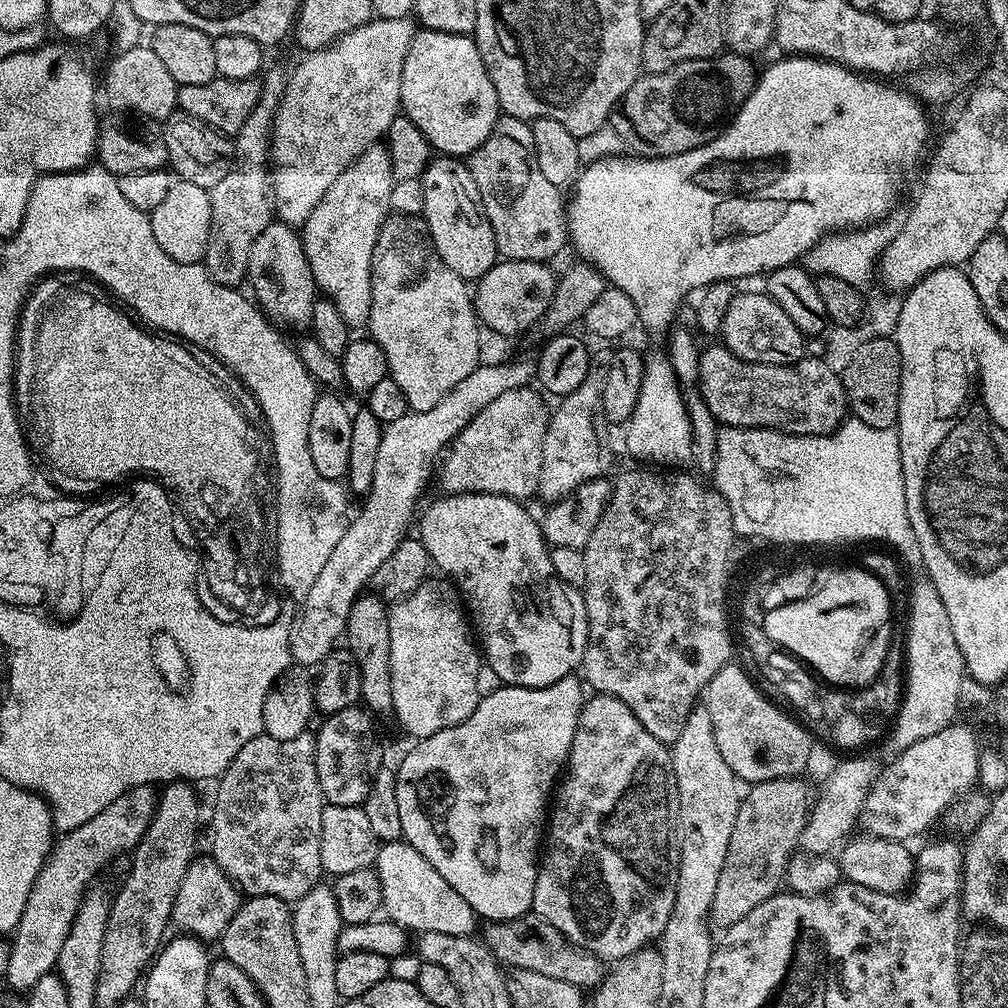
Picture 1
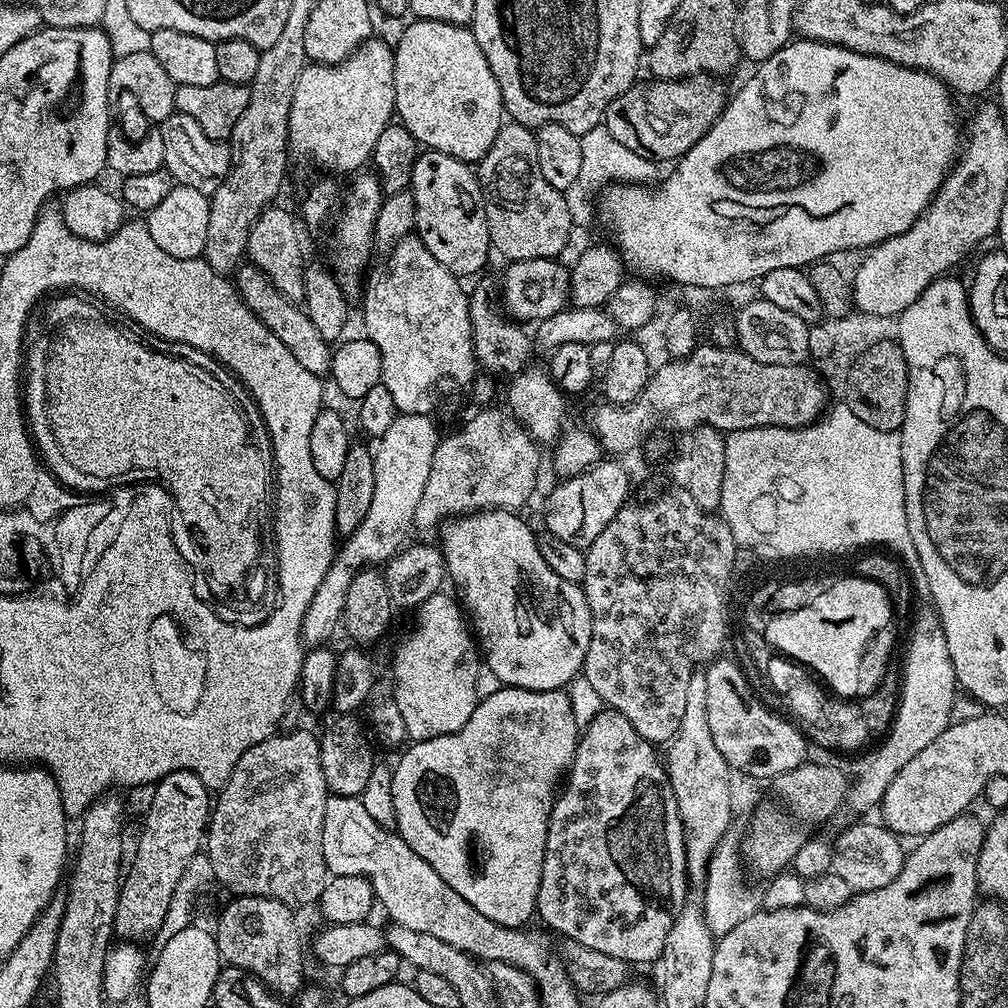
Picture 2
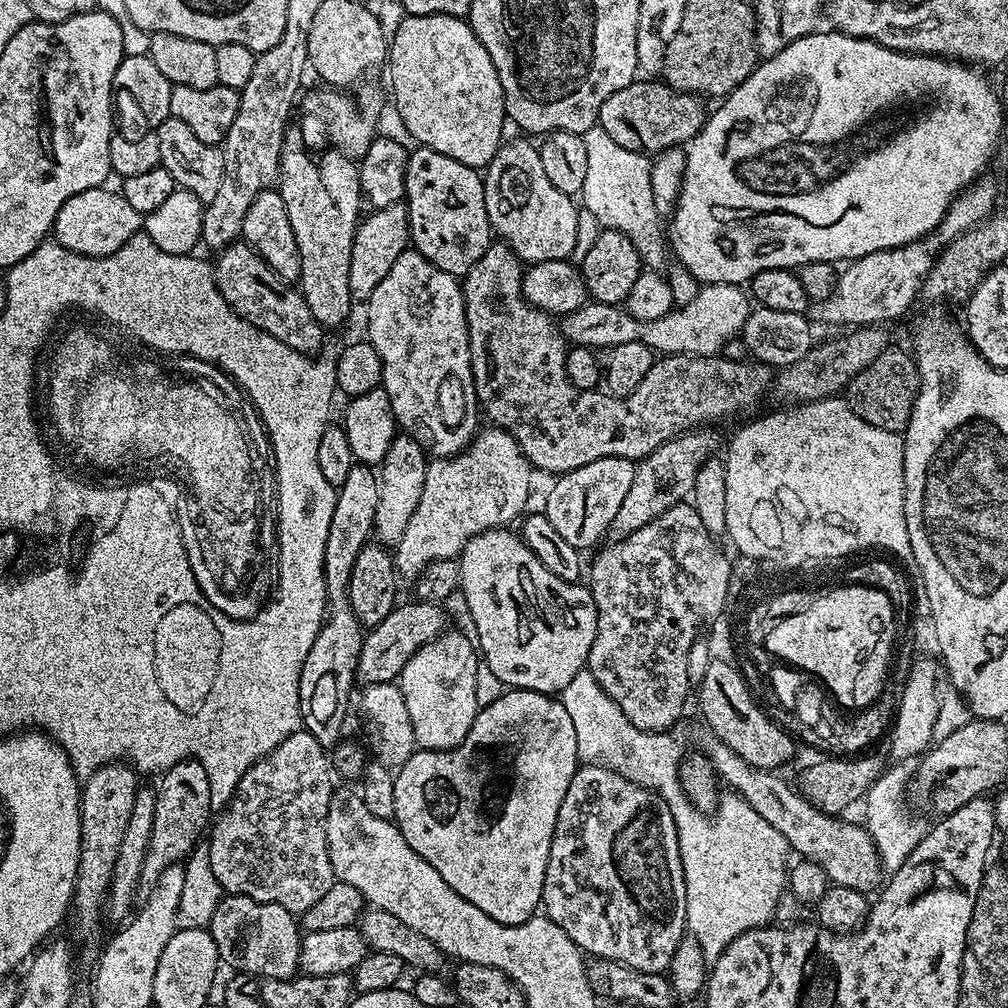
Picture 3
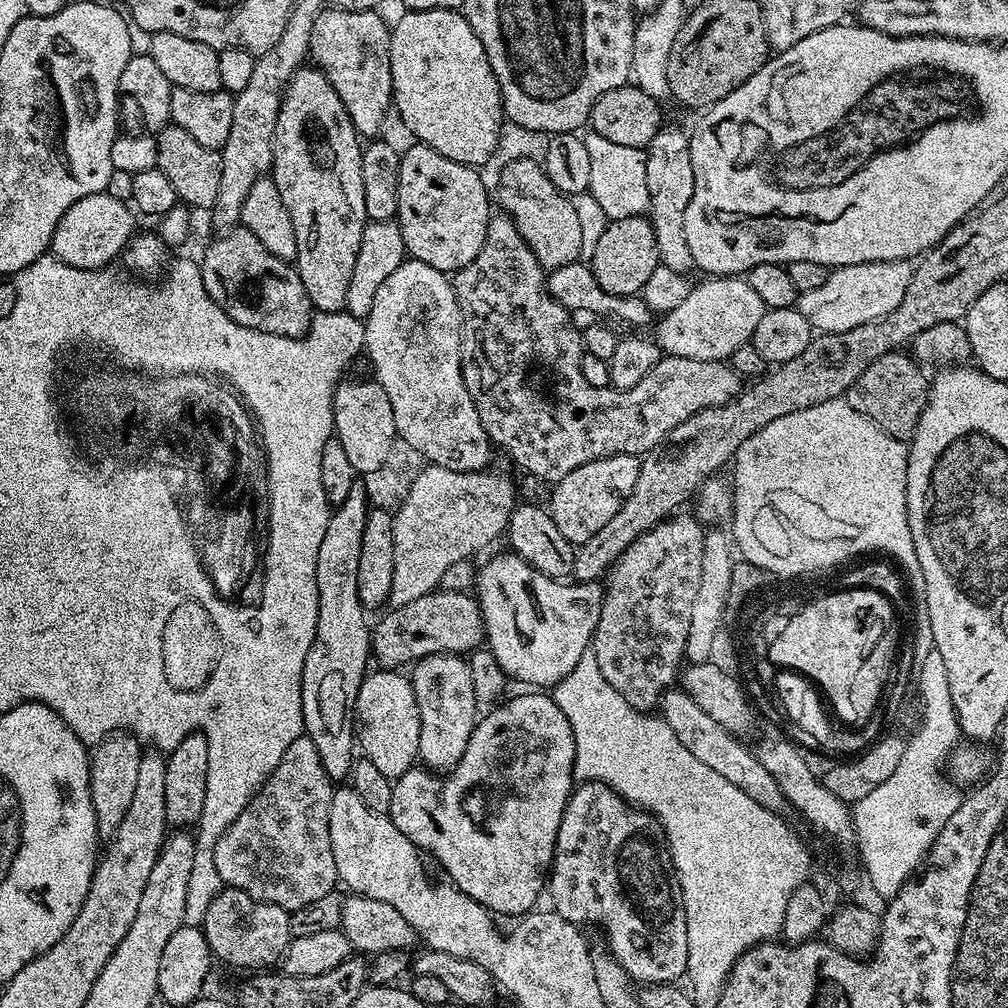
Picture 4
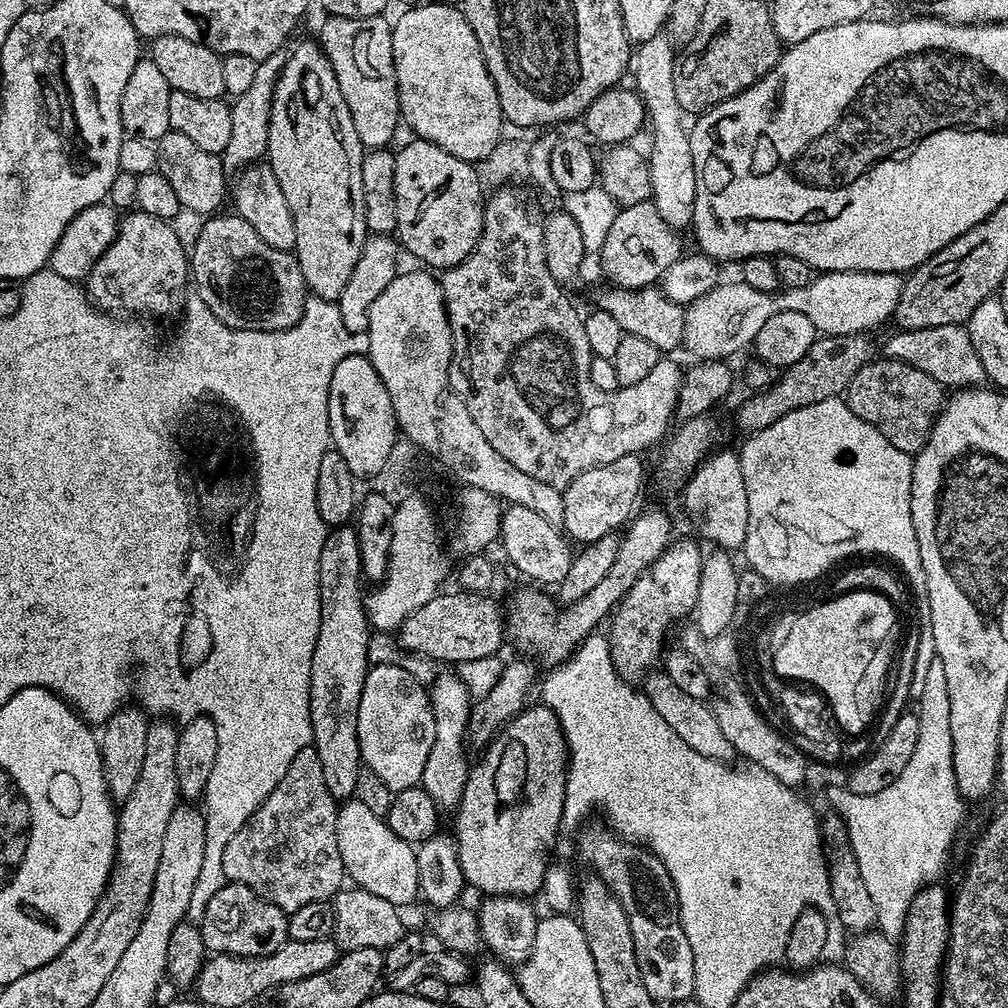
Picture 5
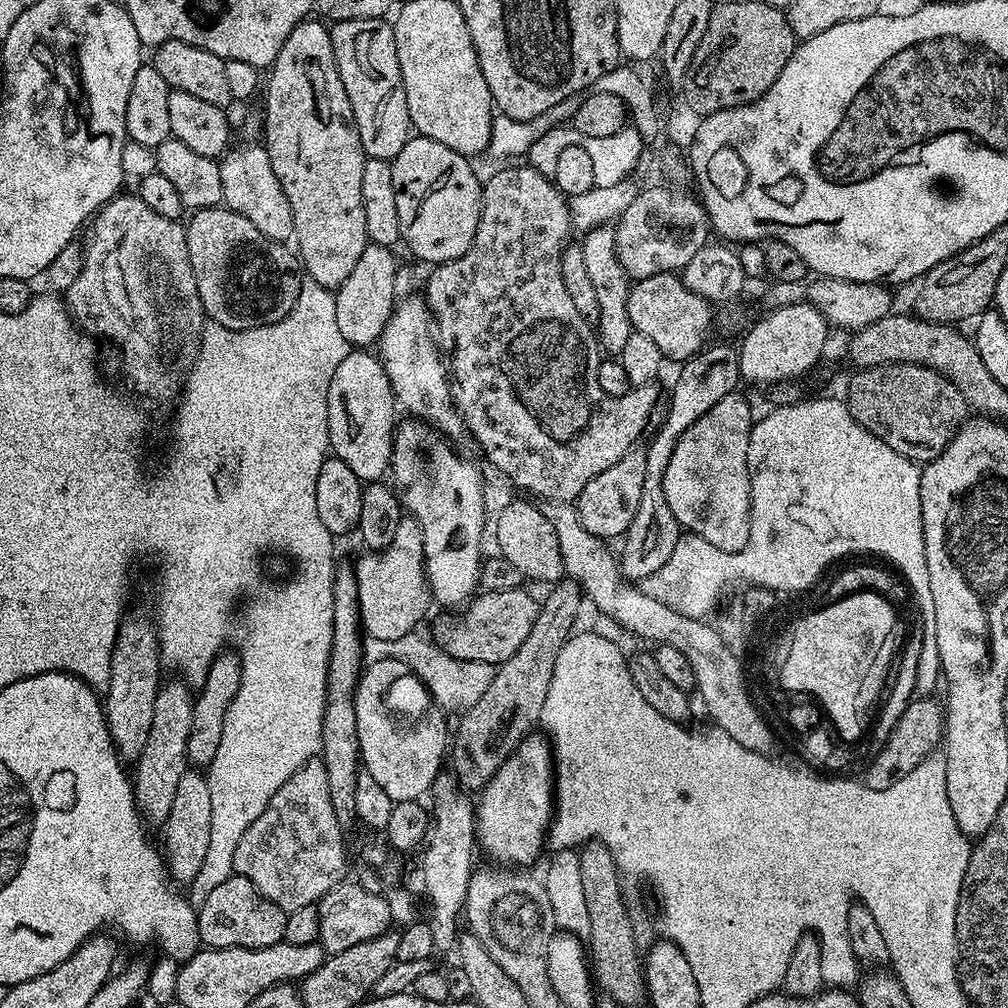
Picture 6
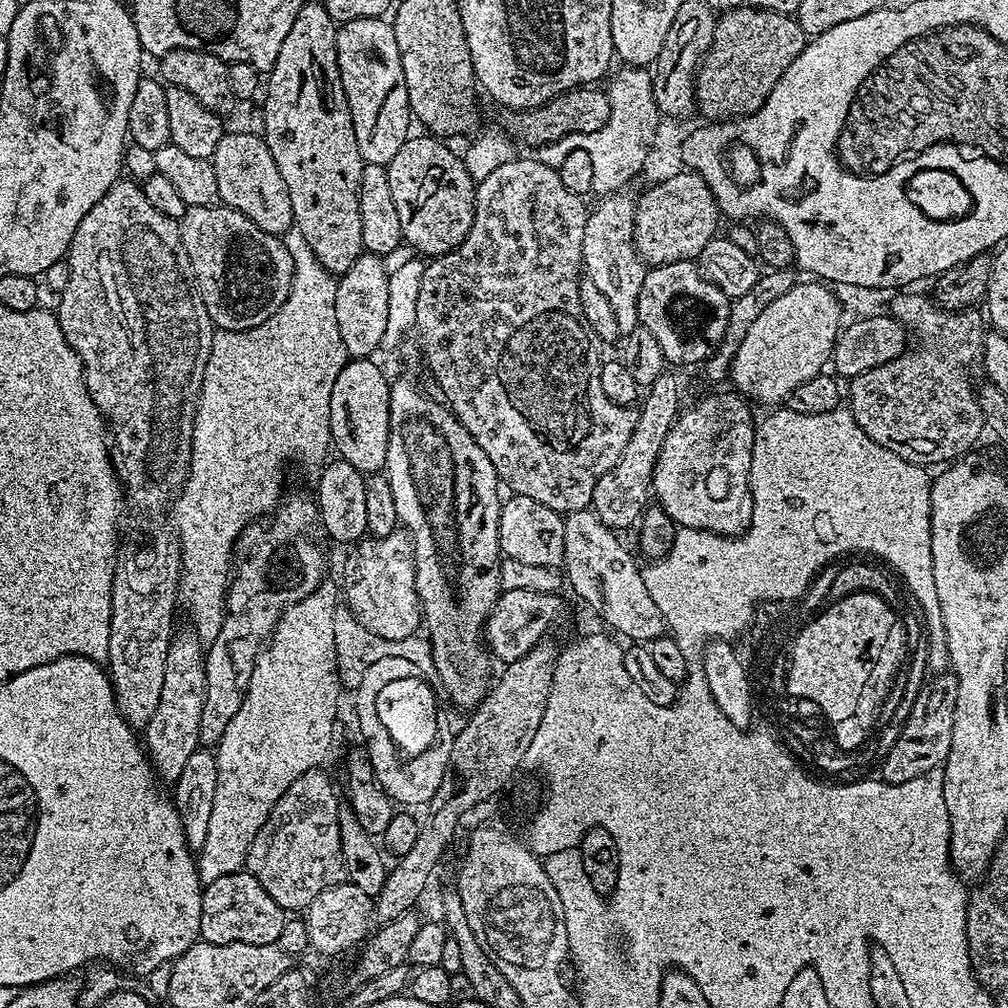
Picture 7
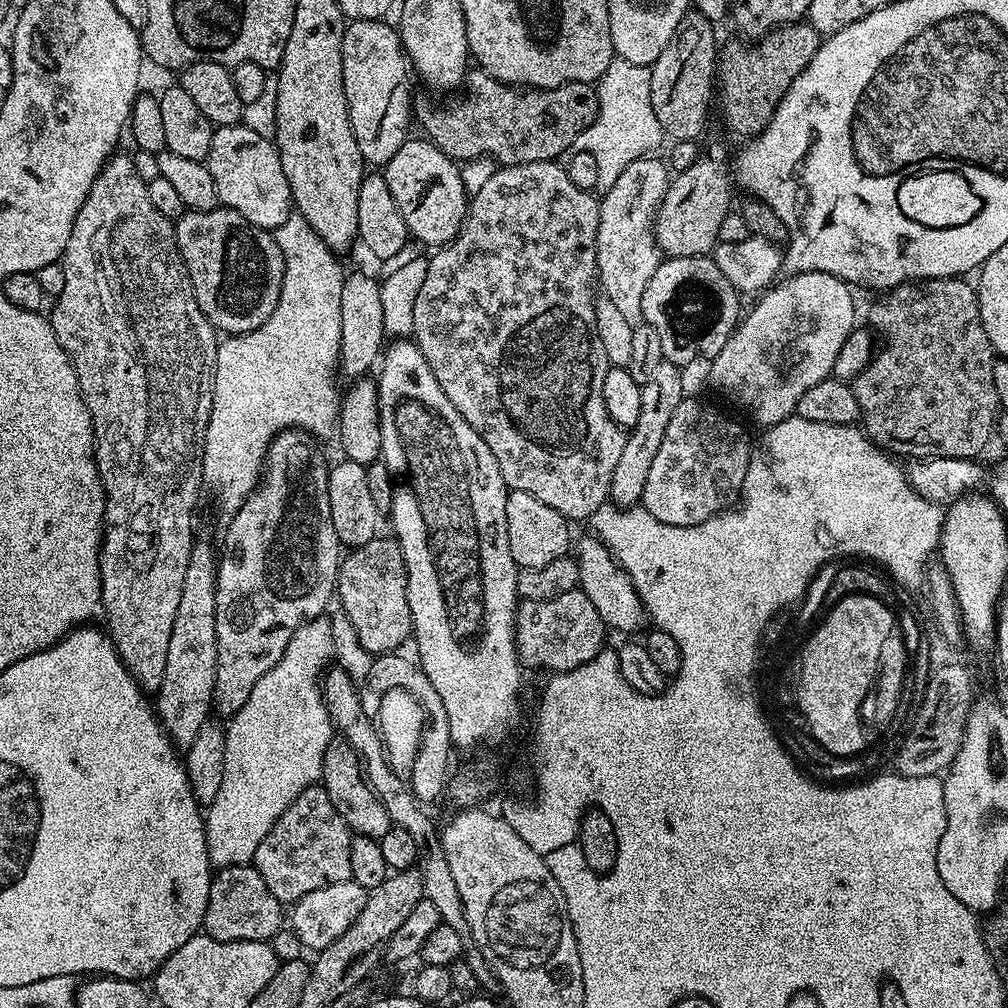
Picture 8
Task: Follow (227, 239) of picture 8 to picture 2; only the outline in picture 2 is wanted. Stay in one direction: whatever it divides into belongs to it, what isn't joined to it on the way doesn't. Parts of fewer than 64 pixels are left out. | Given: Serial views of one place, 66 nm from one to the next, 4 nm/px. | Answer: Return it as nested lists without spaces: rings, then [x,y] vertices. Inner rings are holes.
[[[251,262],[241,263],[240,267],[236,269],[234,283],[237,292],[244,299],[245,306],[267,326],[270,334],[274,334],[274,338],[278,338],[278,342],[282,342],[282,346],[286,346],[286,350],[290,350],[290,354],[294,354],[294,358],[298,358],[298,362],[302,362],[304,369],[310,370],[310,374],[321,378],[327,377],[331,373],[333,349],[330,347],[329,341],[324,340],[318,334],[318,330],[314,330],[308,313],[297,301],[282,295],[272,285],[267,274],[258,270]]]

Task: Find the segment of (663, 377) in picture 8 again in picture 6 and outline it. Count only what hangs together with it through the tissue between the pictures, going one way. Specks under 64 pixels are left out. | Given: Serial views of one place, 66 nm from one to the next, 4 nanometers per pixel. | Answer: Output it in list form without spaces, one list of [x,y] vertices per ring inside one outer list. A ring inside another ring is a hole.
[[[636,446],[631,452],[624,453],[618,462],[614,462],[610,470],[602,470],[602,474],[586,482],[582,494],[574,502],[582,526],[586,526],[590,534],[601,538],[623,537],[630,522],[634,522],[638,501],[642,498],[642,482],[646,482],[646,454],[643,447]]]

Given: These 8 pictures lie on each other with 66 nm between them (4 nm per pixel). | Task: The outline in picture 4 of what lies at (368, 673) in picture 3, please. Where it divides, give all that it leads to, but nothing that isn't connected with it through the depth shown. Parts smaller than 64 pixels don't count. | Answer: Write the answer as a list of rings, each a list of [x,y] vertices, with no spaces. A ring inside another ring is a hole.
[[[437,590],[382,615],[371,631],[371,655],[375,661],[378,659],[377,665],[384,670],[404,668],[408,663],[411,665],[435,653],[466,654],[477,649],[484,640],[480,605],[473,595],[465,592]]]

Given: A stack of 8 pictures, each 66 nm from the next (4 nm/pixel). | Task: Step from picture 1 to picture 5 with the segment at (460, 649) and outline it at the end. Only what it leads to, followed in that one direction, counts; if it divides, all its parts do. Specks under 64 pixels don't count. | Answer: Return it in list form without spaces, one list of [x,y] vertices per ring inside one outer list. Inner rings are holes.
[[[452,674],[438,677],[432,688],[430,684],[428,701],[434,714],[434,746],[430,746],[430,756],[426,758],[426,770],[422,770],[420,784],[424,792],[430,794],[437,809],[455,809],[460,803],[470,767],[470,760],[464,757],[464,744],[468,735],[468,715],[472,712],[474,700],[459,675]]]

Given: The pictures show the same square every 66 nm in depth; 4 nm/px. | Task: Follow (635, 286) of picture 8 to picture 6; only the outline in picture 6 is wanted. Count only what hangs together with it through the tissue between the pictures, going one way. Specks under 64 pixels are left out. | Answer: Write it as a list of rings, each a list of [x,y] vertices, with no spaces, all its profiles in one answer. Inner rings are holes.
[[[612,226],[595,228],[583,237],[584,265],[594,285],[594,294],[598,294],[600,318],[598,321],[598,340],[604,343],[605,353],[618,354],[622,346],[626,346],[626,338],[630,338],[632,323],[628,313],[628,294],[630,291],[630,277],[627,270],[618,262],[616,253],[616,230]]]

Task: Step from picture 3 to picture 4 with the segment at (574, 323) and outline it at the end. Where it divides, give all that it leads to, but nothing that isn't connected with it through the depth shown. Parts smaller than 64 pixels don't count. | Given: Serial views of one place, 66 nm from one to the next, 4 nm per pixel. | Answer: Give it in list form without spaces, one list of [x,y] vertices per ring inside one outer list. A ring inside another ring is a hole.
[[[740,276],[704,278],[701,284],[693,283],[689,287],[686,299],[679,306],[655,321],[654,339],[664,356],[694,358],[702,362],[727,361],[732,358],[728,356],[751,341],[765,311],[762,298],[758,298],[747,279]]]

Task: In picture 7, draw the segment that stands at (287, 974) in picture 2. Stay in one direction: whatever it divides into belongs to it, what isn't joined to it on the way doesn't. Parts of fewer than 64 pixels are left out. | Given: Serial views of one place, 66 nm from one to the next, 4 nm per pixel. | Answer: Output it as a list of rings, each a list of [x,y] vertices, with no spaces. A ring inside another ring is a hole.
[[[246,870],[225,874],[215,882],[203,885],[200,939],[206,942],[246,942],[250,946],[274,944],[278,934],[282,934],[285,919],[284,908],[278,906],[278,902],[274,902],[274,898],[262,890],[262,882],[258,882],[258,878]]]

